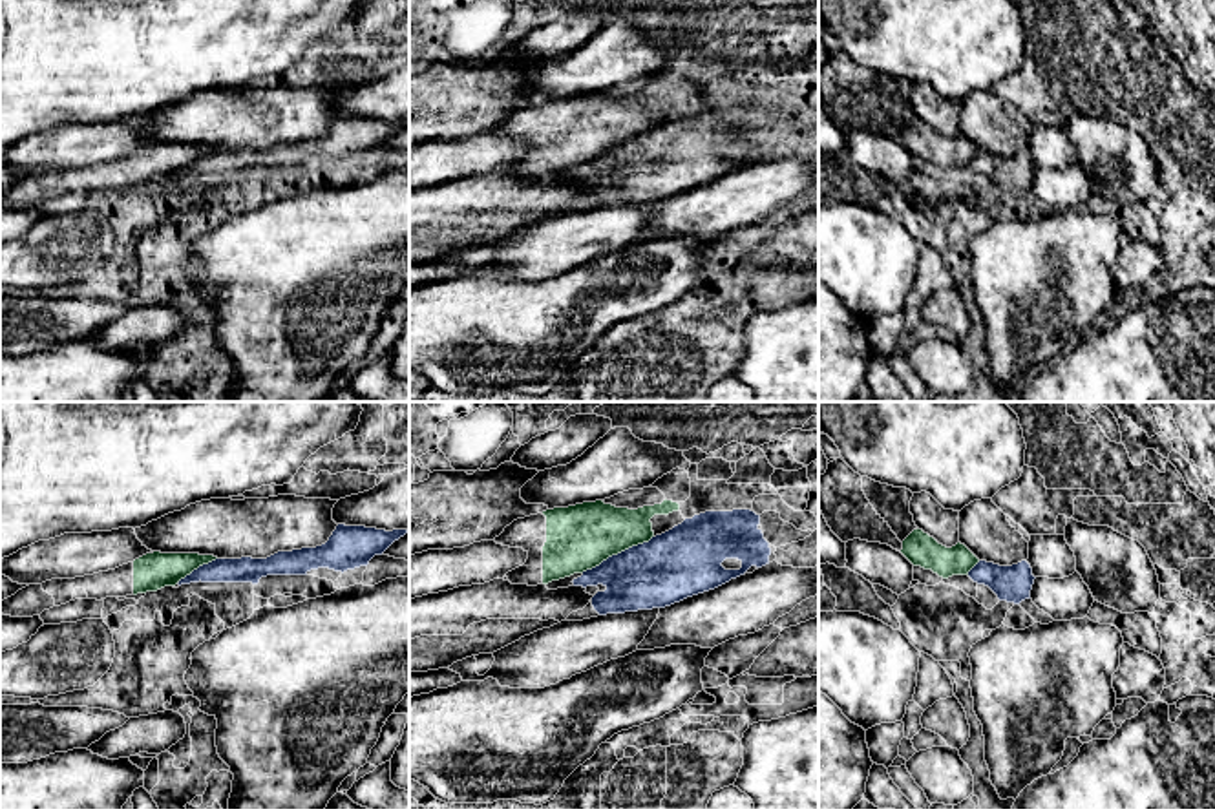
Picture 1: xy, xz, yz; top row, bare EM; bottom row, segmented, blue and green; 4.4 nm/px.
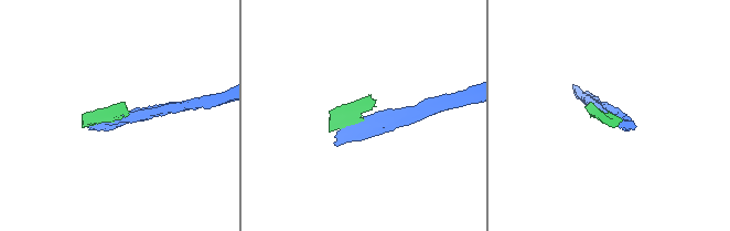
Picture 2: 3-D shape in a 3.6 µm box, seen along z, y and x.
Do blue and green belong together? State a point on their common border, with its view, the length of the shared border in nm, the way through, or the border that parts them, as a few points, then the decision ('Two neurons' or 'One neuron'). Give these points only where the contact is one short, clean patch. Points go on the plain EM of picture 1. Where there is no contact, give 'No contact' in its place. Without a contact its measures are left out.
Touches blue at xz (618, 145). Shared border 360 nm. Boundary: xz (653, 126), (581, 163). Two neurons

